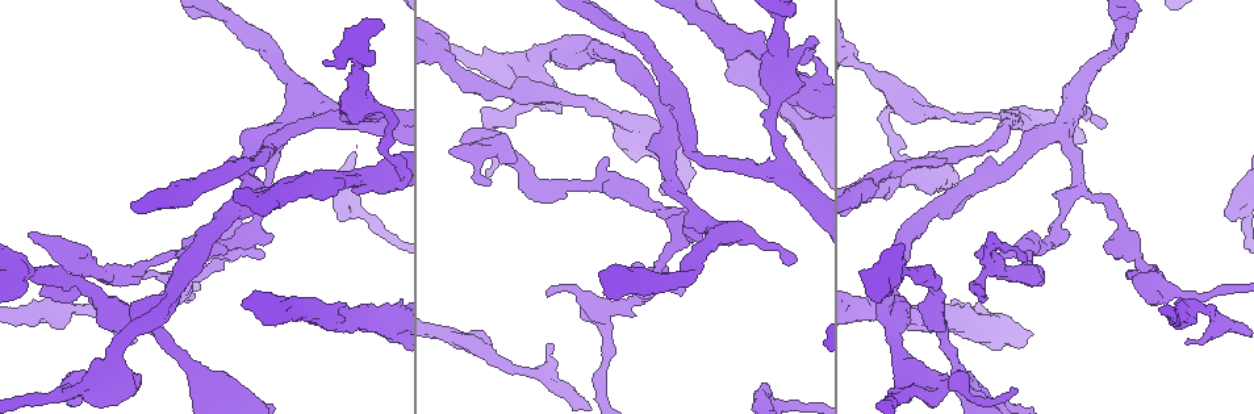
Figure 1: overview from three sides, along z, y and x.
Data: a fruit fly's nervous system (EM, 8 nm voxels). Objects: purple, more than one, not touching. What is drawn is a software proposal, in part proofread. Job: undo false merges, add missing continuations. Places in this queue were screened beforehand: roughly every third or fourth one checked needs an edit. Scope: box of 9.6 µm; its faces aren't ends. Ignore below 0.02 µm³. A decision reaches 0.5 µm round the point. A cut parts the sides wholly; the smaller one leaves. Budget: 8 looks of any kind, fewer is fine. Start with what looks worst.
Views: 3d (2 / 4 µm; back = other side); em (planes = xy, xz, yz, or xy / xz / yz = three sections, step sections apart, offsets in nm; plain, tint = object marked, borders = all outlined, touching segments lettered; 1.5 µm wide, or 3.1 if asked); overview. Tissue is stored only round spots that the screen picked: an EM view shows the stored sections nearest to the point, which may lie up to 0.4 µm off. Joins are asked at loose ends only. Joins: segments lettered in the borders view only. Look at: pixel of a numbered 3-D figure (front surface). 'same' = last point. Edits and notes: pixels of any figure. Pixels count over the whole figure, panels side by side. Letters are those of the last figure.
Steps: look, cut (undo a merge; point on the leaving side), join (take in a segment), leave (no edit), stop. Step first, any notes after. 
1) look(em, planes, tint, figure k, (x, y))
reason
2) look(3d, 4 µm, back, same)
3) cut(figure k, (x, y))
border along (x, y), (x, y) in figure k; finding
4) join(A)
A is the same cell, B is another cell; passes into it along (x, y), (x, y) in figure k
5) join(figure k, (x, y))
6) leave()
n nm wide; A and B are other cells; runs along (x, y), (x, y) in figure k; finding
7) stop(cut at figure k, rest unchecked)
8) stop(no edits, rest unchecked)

look(3d, 4 µm, figure 1, (130, 345))
an open end

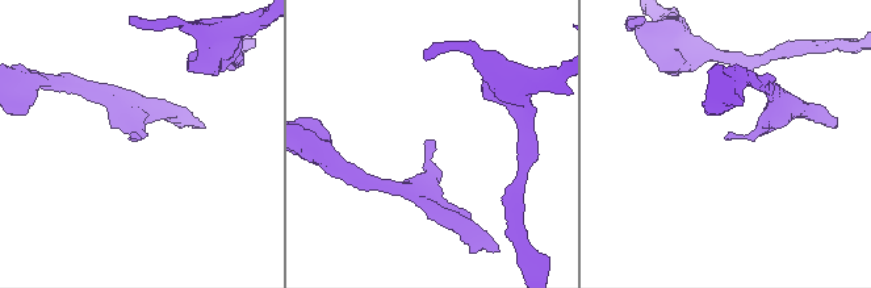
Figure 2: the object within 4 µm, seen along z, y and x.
look(em, yz, step 8, borders, figure 2, (727, 139))
need the tissue

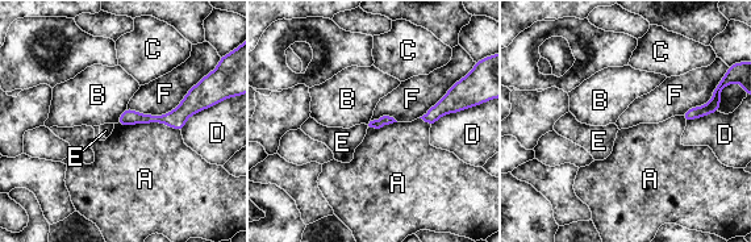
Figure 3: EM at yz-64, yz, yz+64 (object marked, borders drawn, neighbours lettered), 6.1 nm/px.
leave()
A, B, C, D, E and F are other cells; border along (115, 124), (167, 124), (180, 132) in figure 3; no lettered segment goes on from it

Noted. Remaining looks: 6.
look(em, xy, step 8, borders, figure 1, (1018, 389))
free end

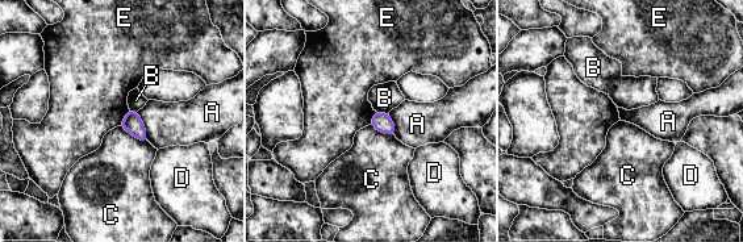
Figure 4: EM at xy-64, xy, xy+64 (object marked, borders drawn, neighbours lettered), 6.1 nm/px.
look(em, planes, borders, same)
another direction

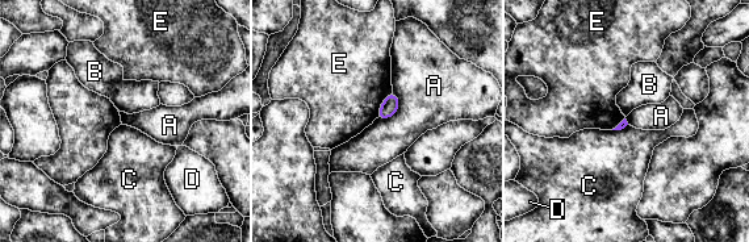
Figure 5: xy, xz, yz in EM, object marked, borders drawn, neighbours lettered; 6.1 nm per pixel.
leave()
A, B, C, D and E are other cells; border along (393, 91), (398, 109), (379, 120) in figure 5; no lettered segment goes on from it

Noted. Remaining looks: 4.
look(3d, 4 µm, figure 1, (814, 57))
thin neck

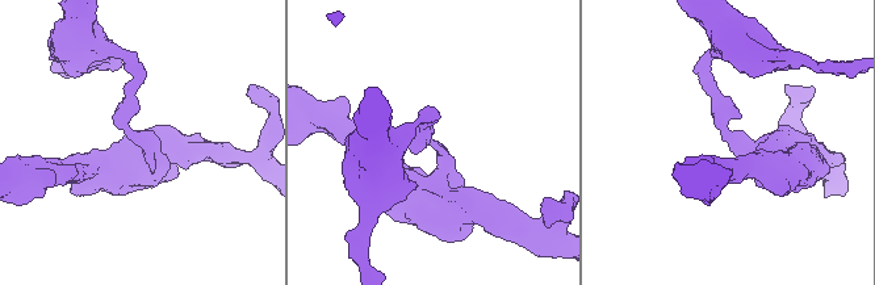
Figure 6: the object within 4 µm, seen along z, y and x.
look(em, planes, borders, figure 6, (136, 137))
arms of 170, 340 nm

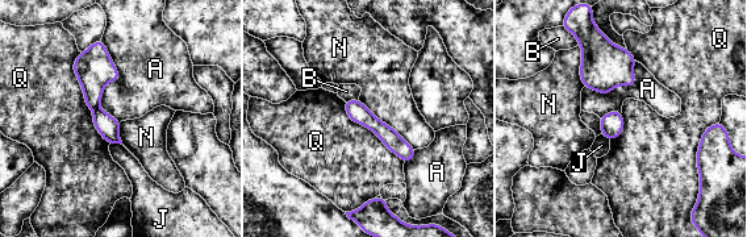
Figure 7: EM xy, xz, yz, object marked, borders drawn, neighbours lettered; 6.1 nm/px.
cut(figure 7, (109, 128))
120 nm wide; A, B, J, N and Q are other cells; the part that leaves runs along (347, 103), (410, 156) in figure 7; a second cell is stuck on

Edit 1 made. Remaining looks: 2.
stop(cut at figure 7, rest unchecked)

